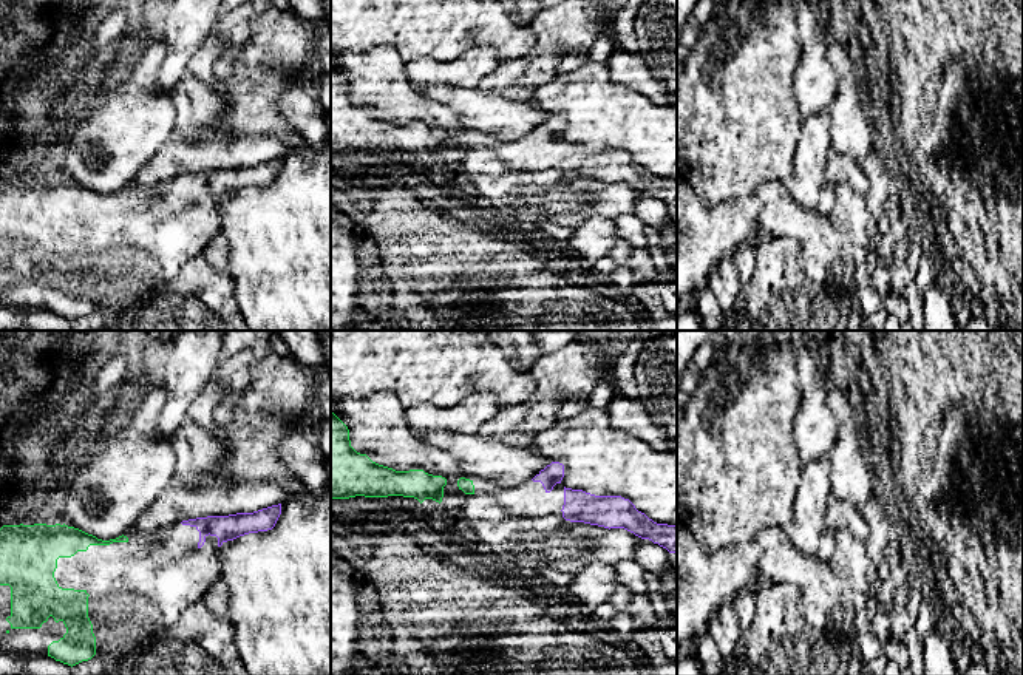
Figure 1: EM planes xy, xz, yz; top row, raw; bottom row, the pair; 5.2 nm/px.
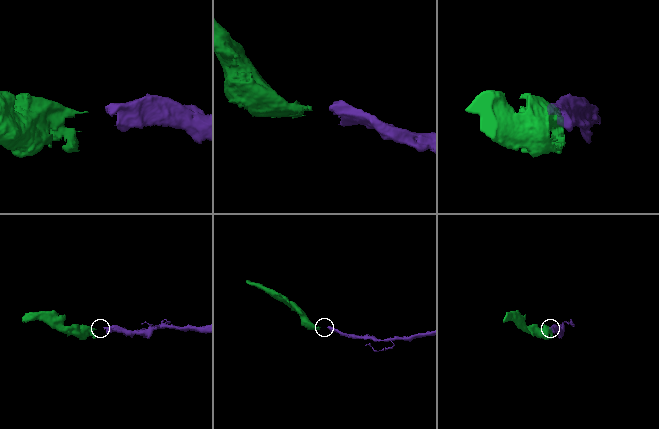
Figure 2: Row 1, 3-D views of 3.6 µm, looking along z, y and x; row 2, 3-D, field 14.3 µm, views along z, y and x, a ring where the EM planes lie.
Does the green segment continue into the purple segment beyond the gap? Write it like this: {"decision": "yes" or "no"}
{"decision": "yes"}

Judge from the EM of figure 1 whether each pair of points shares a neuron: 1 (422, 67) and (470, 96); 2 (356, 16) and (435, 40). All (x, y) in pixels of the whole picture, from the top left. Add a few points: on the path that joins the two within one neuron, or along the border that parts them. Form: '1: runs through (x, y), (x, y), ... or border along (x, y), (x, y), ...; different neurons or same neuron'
1: border along (476, 85), (421, 87); different neurons
2: runs through (376, 16), (410, 16), (414, 20); same neuron

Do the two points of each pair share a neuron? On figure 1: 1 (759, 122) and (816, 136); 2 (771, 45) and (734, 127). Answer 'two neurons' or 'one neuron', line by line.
1: two neurons
2: one neuron

